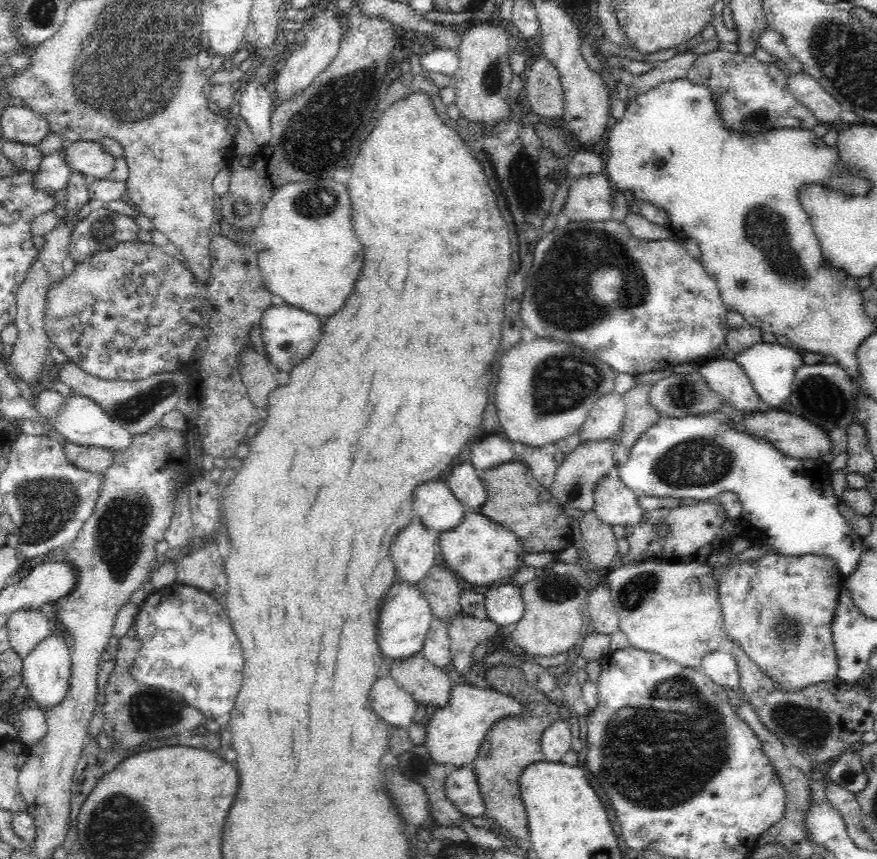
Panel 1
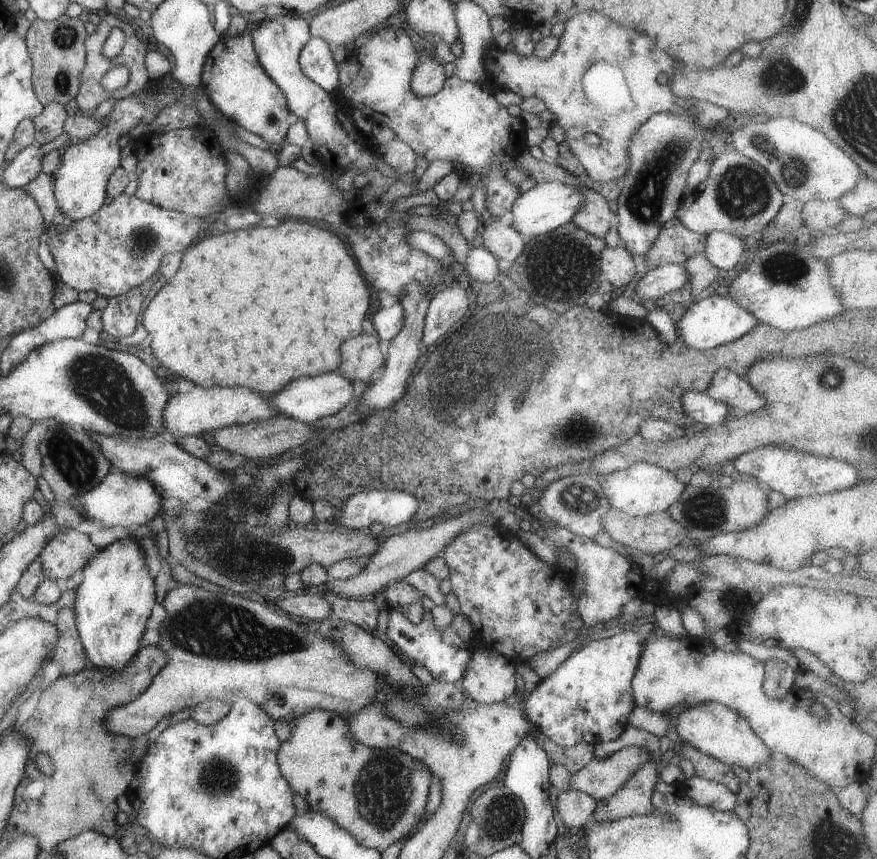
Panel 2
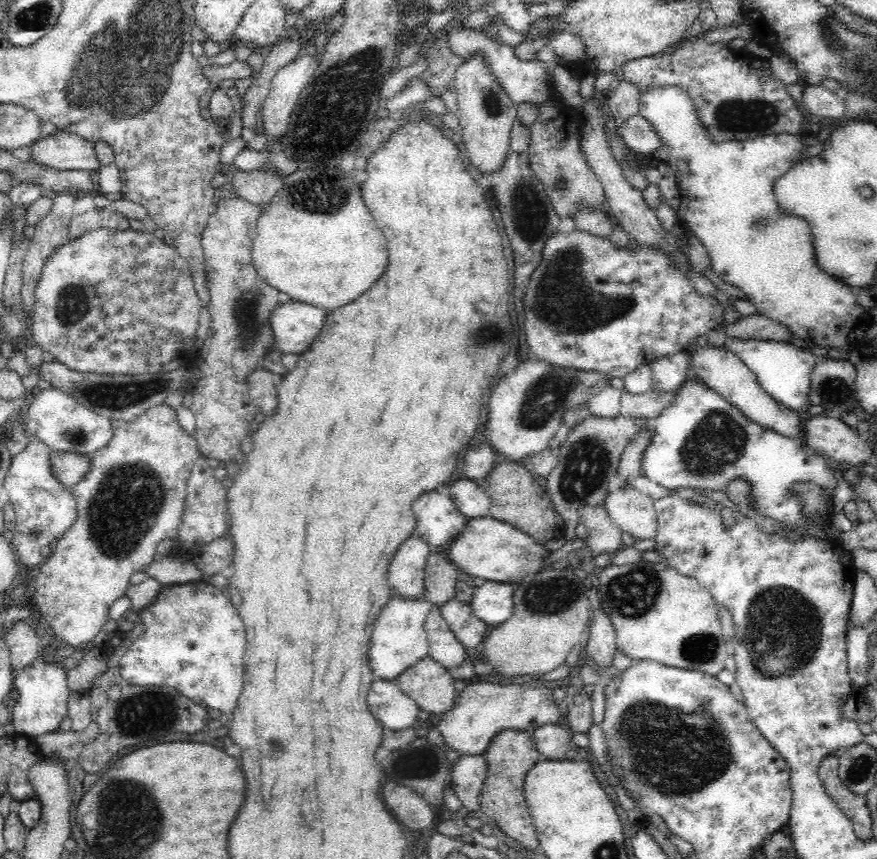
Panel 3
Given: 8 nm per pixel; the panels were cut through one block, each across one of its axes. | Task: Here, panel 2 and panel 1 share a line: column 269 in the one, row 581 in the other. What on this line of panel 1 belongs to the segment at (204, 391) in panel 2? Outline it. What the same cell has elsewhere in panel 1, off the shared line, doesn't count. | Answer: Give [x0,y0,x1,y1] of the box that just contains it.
[391,516,439,585]

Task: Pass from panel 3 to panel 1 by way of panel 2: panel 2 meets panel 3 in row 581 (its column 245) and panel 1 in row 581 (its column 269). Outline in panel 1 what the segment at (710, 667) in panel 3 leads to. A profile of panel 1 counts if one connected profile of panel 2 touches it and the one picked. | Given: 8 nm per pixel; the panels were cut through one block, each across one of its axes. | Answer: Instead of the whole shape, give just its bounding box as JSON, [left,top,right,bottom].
[601,561,725,669]

